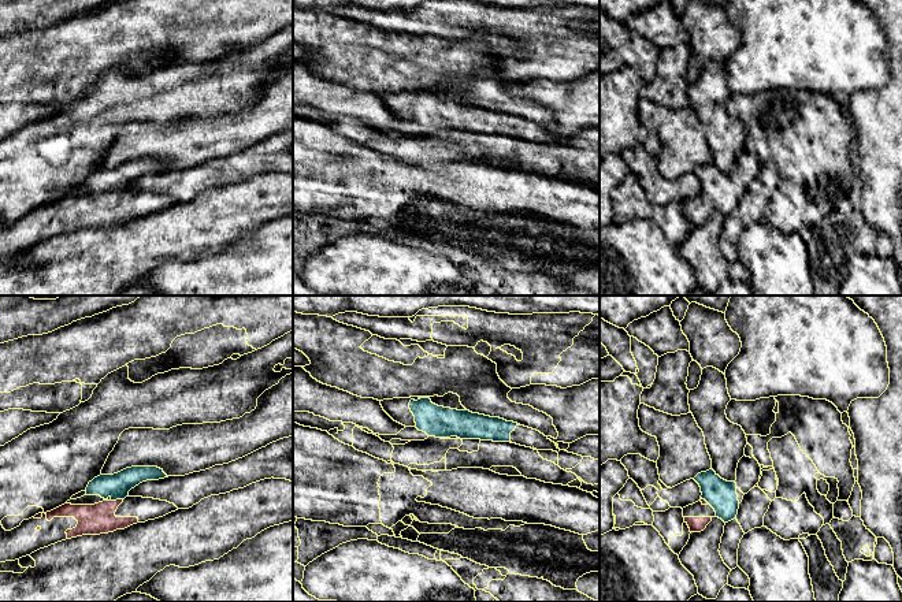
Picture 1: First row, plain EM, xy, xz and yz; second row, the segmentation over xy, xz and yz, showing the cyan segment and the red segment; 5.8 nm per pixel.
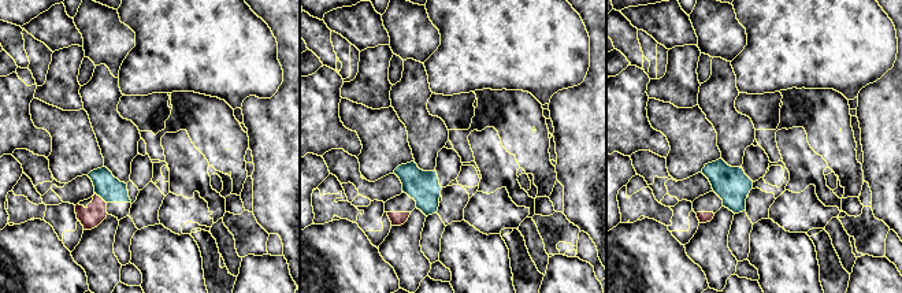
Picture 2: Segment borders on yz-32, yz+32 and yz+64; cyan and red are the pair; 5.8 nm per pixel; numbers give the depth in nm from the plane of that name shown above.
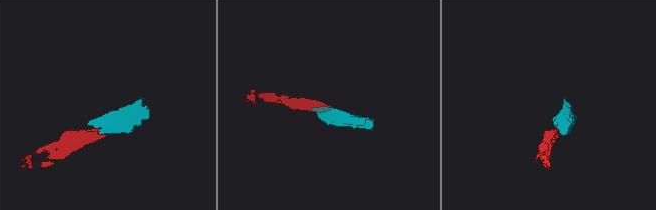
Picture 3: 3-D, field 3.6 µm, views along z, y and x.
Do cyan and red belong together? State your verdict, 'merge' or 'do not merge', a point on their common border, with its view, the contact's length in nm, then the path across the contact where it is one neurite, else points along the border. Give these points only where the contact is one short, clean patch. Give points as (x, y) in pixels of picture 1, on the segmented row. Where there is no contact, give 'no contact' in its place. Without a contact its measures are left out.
merge; meets cyan in xy at (117, 498); contact 70 nm long

